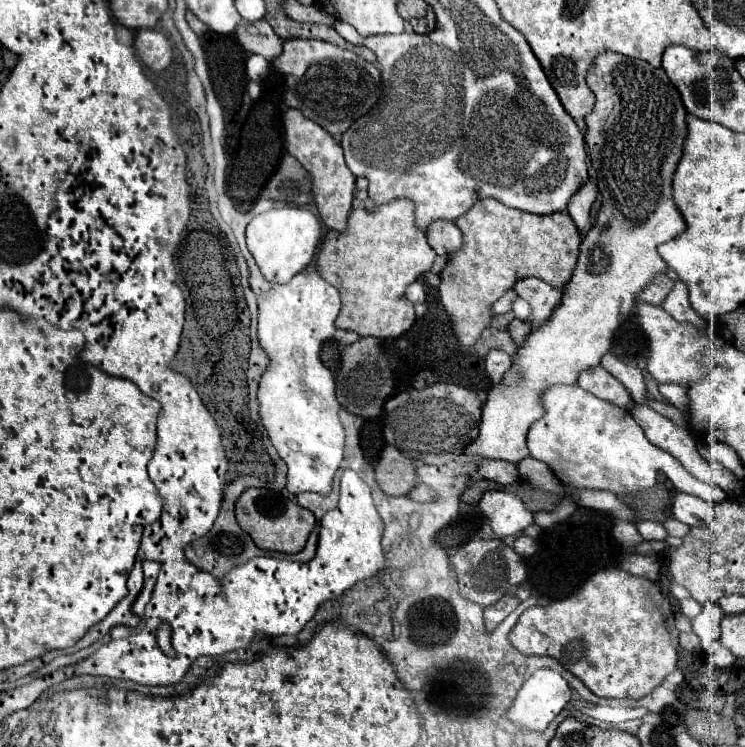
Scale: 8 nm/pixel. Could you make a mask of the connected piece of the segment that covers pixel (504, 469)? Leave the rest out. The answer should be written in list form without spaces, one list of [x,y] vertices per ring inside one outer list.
[[[484,461],[480,465],[480,477],[484,479],[490,479],[490,481],[496,481],[500,485],[510,485],[518,479],[518,471],[516,471],[516,465],[514,463],[506,463],[506,461]]]

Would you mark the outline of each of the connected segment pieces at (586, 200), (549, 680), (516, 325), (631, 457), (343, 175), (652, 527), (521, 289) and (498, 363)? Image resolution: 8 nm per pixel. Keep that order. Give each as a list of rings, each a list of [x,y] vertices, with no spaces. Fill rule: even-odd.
[[[588,179],[586,185],[582,185],[582,187],[574,193],[572,201],[568,203],[568,213],[570,213],[570,217],[574,219],[574,223],[576,223],[576,227],[580,229],[580,233],[586,233],[586,231],[590,229],[588,219],[590,219],[590,207],[592,207],[594,201],[596,201],[596,187],[594,187],[592,181]]]
[[[538,669],[528,681],[524,681],[524,685],[518,689],[516,699],[512,701],[512,705],[508,707],[508,719],[520,727],[520,729],[528,729],[528,731],[544,731],[550,721],[566,707],[566,703],[570,701],[570,687],[564,681],[564,677],[552,669]]]
[[[510,321],[510,325],[508,325],[508,331],[510,331],[510,335],[512,335],[512,339],[516,341],[516,345],[522,345],[524,343],[524,339],[528,337],[528,333],[532,331],[524,321]]]
[[[554,385],[550,389],[546,389],[546,393],[542,395],[544,401],[544,417],[534,421],[530,431],[528,431],[528,449],[530,449],[530,457],[546,463],[554,475],[562,481],[564,487],[570,489],[606,489],[612,491],[616,489],[616,495],[620,495],[620,489],[630,489],[632,485],[644,485],[644,477],[652,477],[652,473],[666,473],[666,477],[678,485],[678,491],[690,493],[690,495],[700,495],[704,501],[718,505],[724,501],[724,491],[716,485],[710,483],[702,483],[698,479],[694,479],[668,451],[656,447],[654,443],[650,443],[642,431],[642,427],[632,419],[630,411],[610,405],[608,401],[598,399],[596,395],[584,391],[578,385]]]
[[[288,109],[284,115],[284,141],[286,141],[286,151],[296,157],[302,167],[308,171],[310,179],[312,179],[312,193],[314,193],[314,201],[318,207],[318,215],[322,219],[322,223],[332,229],[342,233],[346,229],[346,219],[348,213],[352,209],[352,201],[354,201],[354,189],[356,189],[356,177],[352,175],[352,171],[346,167],[344,163],[344,155],[342,155],[342,147],[340,143],[334,141],[334,137],[322,129],[320,125],[316,125],[314,121],[308,121],[300,111],[296,109]]]
[[[638,521],[636,527],[638,527],[640,535],[646,541],[650,541],[650,539],[666,539],[666,535],[668,535],[666,529],[664,529],[664,525],[656,523],[656,521]]]
[[[526,277],[526,279],[518,281],[514,285],[514,291],[532,305],[530,325],[546,321],[562,297],[562,289],[552,289],[548,283],[540,281],[536,277]]]
[[[492,349],[492,351],[486,355],[484,369],[486,369],[492,385],[498,385],[498,383],[502,381],[502,375],[510,369],[510,365],[512,365],[512,359],[510,359],[508,353],[504,353],[504,351]]]

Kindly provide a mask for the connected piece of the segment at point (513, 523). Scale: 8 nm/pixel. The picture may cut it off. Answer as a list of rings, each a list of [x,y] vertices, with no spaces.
[[[488,491],[476,505],[478,513],[484,515],[498,537],[520,535],[528,525],[534,523],[532,513],[524,507],[524,503],[504,491]]]

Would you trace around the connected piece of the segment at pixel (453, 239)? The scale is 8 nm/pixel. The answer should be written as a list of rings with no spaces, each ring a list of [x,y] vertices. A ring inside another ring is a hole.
[[[434,221],[426,231],[430,247],[444,259],[462,249],[462,231],[452,221]]]

